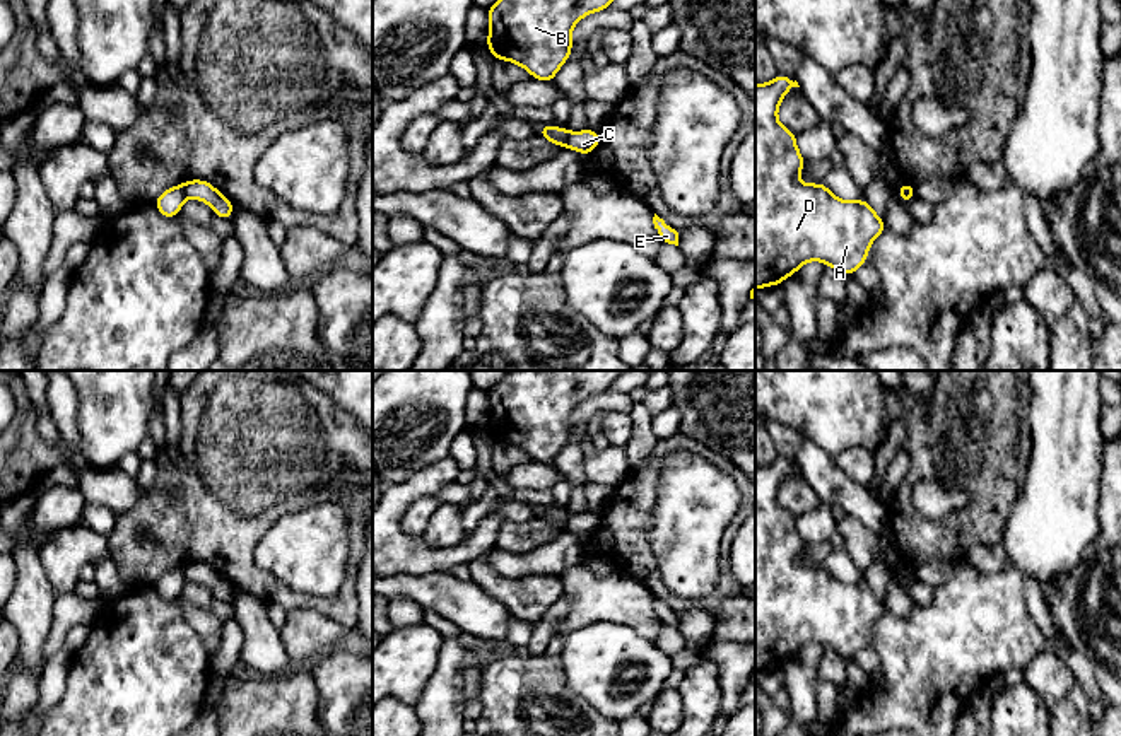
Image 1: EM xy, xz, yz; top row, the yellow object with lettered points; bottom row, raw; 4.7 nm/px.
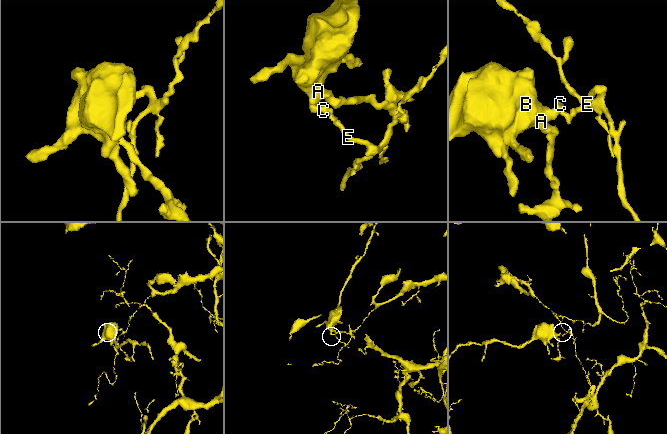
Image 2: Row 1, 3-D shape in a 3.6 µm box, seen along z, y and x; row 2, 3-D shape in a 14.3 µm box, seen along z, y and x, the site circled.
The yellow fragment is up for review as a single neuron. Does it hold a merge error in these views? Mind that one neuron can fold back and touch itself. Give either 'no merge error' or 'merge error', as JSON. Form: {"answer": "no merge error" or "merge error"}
{"answer": "merge error"}

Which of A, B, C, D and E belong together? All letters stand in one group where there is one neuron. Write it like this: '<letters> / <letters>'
A B D / C E

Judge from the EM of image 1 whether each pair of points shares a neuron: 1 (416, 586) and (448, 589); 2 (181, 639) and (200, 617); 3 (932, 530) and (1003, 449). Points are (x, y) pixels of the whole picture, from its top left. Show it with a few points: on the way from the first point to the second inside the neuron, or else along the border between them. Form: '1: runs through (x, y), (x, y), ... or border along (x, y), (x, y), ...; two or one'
1: runs through (424, 589), (440, 589); one
2: border along (178, 600), (185, 620), (202, 639), (209, 654); two
3: runs through (957, 525), (991, 494), (991, 475); one

